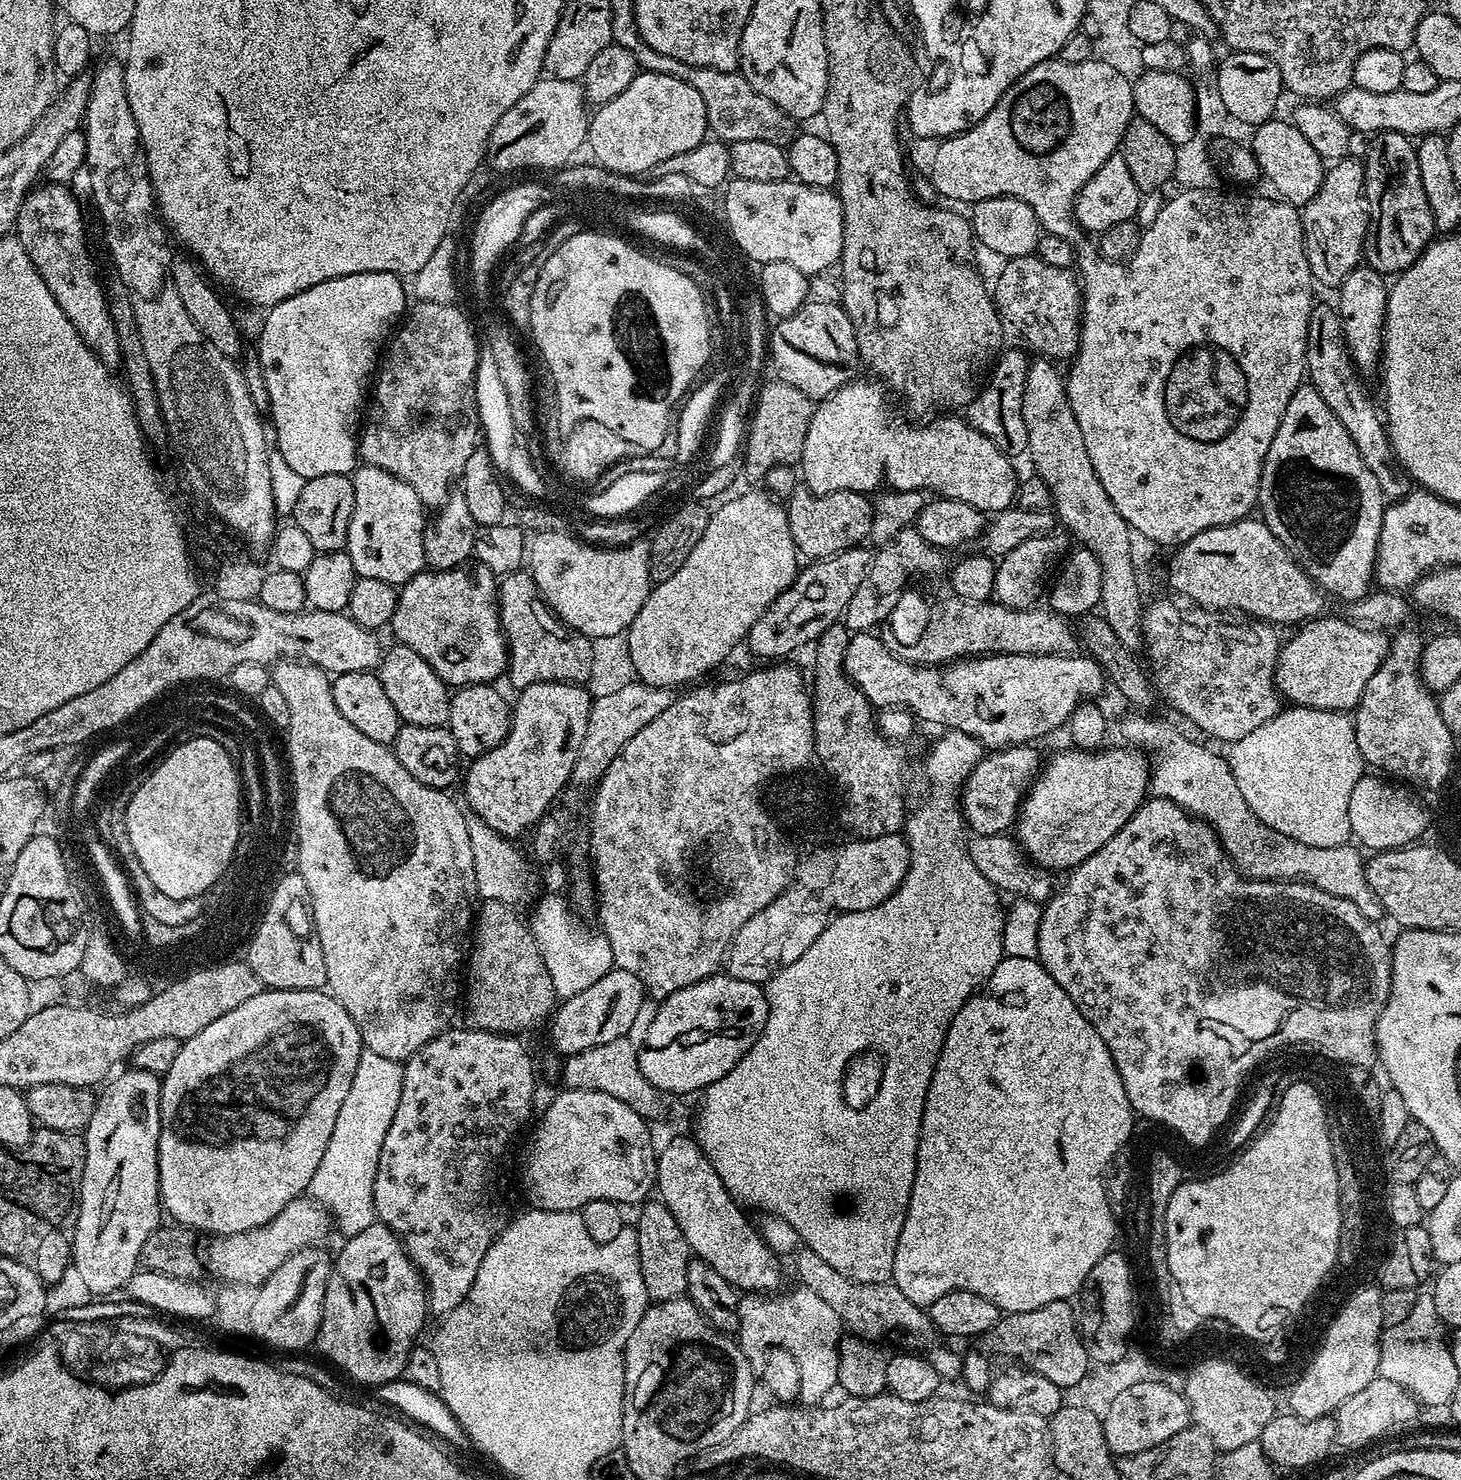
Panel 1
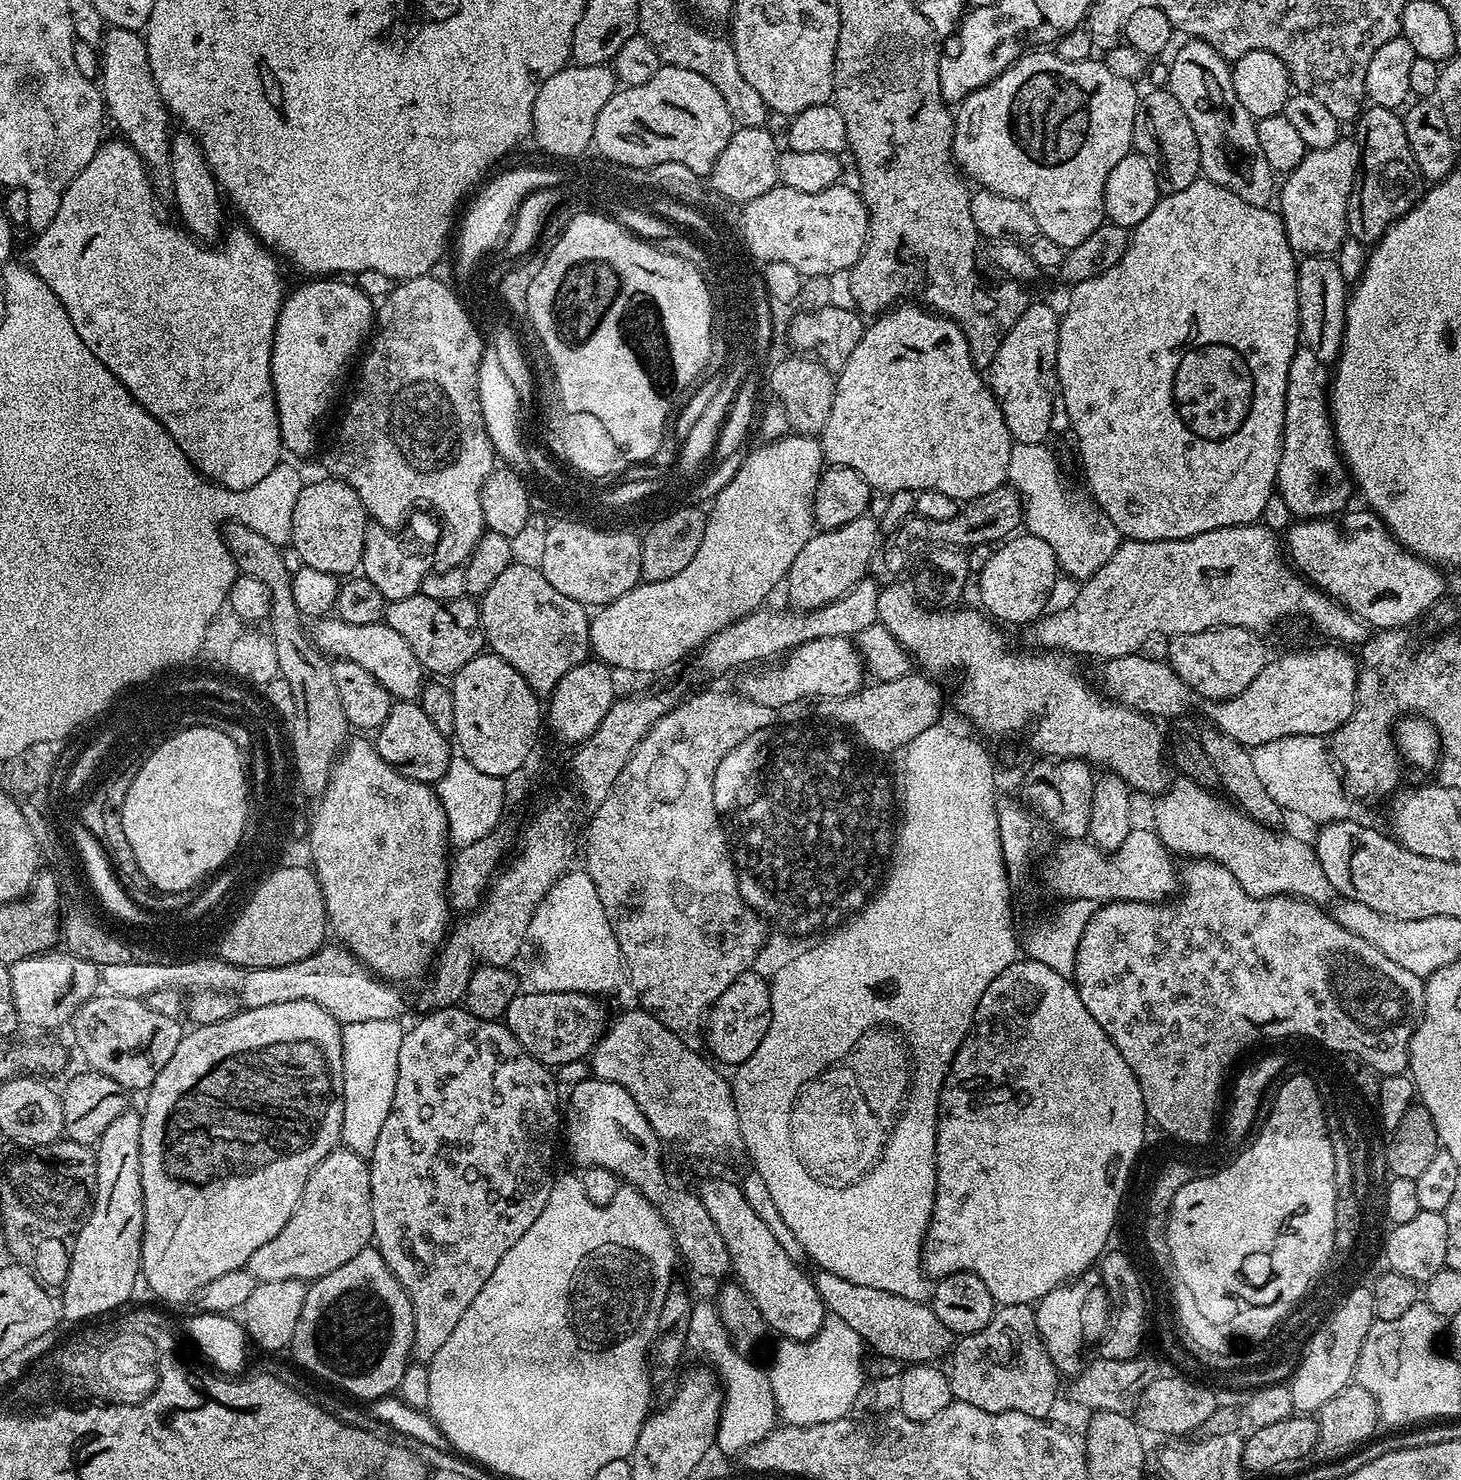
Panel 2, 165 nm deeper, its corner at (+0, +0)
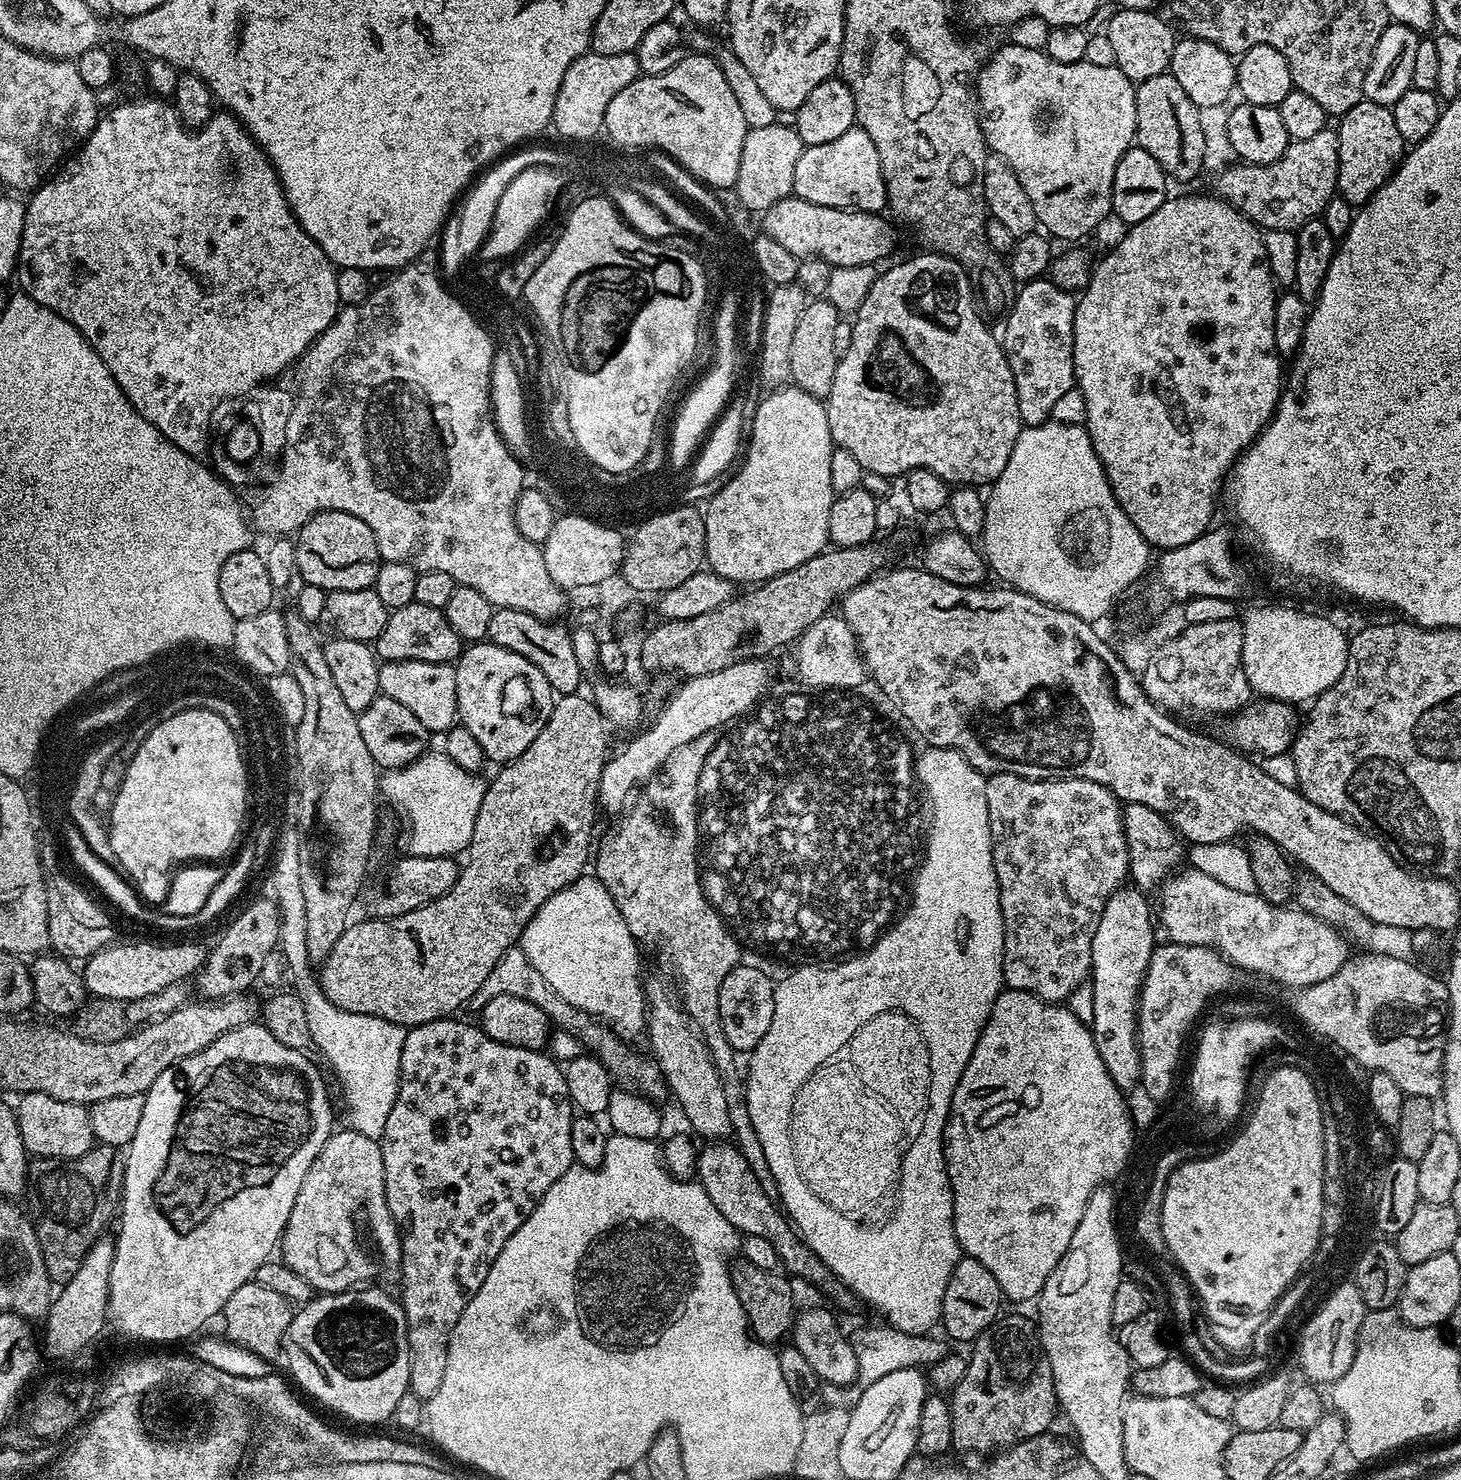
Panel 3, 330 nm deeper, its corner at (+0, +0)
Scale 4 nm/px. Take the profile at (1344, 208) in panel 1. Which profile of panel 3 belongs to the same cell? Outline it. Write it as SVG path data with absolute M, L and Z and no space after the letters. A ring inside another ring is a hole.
M1325 126L1318 134L1310 138L1291 141L1284 156L1278 162L1269 164L1246 164L1236 162L1216 180L1215 195L1228 204L1232 204L1248 220L1253 220L1261 229L1275 230L1280 224L1289 230L1299 230L1307 220L1315 220L1323 213L1324 207L1337 195L1338 178L1338 138L1331 127Z

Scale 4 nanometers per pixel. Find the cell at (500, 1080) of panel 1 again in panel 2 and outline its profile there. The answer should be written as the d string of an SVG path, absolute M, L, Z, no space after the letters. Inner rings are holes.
M464 1006L436 1008L429 1016L424 1016L411 1029L405 1031L402 1046L398 1049L398 1082L394 1086L394 1102L390 1106L390 1114L386 1114L386 1122L378 1133L378 1142L374 1142L374 1150L368 1160L370 1170L370 1210L372 1211L372 1234L374 1247L381 1258L390 1266L394 1278L406 1290L410 1298L410 1306L414 1314L414 1338L412 1339L412 1356L417 1361L433 1360L442 1350L442 1345L450 1334L454 1334L454 1326L466 1314L466 1306L478 1298L478 1290L486 1286L486 1278L494 1274L494 1266L502 1262L502 1254L538 1222L538 1214L546 1207L546 1198L550 1198L550 1190L554 1179L551 1172L552 1159L556 1156L556 1132L562 1128L562 1096L561 1085L547 1064L538 1062L514 1038L508 1025L500 1020L479 1020Z

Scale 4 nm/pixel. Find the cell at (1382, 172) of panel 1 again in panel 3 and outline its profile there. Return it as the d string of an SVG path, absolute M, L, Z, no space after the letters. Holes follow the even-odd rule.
M1360 100L1358 106L1350 106L1350 110L1339 117L1338 124L1340 128L1335 129L1338 138L1336 187L1346 202L1363 206L1394 175L1406 155L1406 145L1402 134L1398 134L1392 109L1386 104Z

